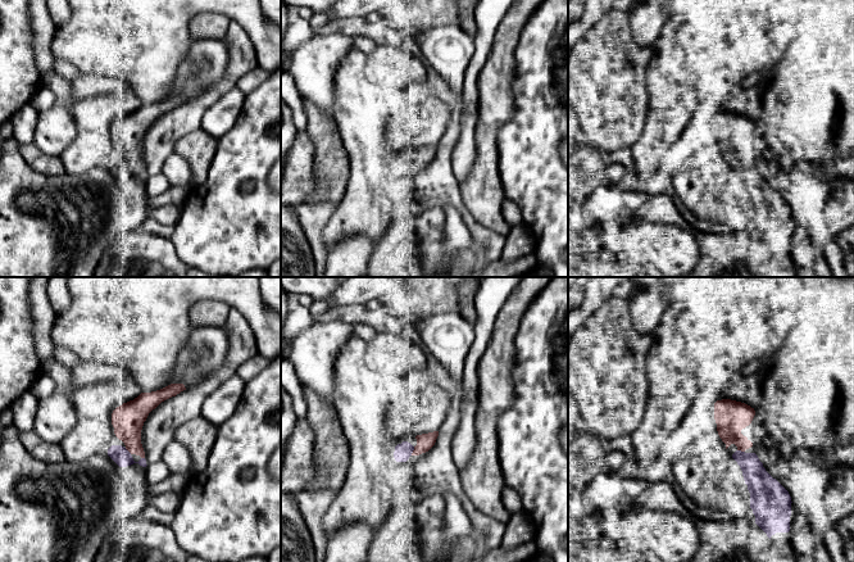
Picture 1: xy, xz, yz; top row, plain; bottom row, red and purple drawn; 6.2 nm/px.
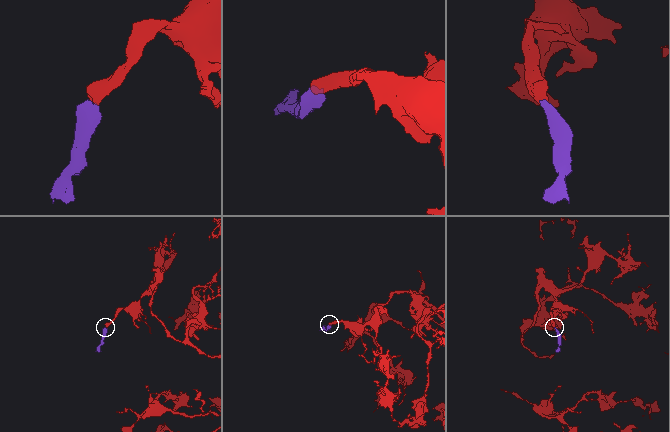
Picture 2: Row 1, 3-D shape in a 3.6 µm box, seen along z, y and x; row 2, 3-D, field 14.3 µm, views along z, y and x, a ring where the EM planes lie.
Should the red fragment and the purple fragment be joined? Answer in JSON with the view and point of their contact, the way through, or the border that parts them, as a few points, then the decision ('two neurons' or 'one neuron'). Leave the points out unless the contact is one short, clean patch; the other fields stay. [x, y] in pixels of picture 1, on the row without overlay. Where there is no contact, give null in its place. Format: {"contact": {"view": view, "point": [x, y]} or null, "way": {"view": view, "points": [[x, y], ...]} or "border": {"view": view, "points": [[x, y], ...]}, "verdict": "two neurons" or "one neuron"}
{"contact": {"view": "xz", "point": [413, 163]}, "verdict": "one neuron"}

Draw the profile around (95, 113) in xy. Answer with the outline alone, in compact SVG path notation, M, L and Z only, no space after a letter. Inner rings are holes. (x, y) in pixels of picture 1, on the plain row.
M119 86L110 94L77 101L69 110L78 131L96 131L109 127L140 106L136 94L127 86Z

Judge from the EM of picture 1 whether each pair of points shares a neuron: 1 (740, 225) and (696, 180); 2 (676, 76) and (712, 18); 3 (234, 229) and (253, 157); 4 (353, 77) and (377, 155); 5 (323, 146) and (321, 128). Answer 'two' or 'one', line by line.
1: one
2: two
3: one
4: one
5: one

